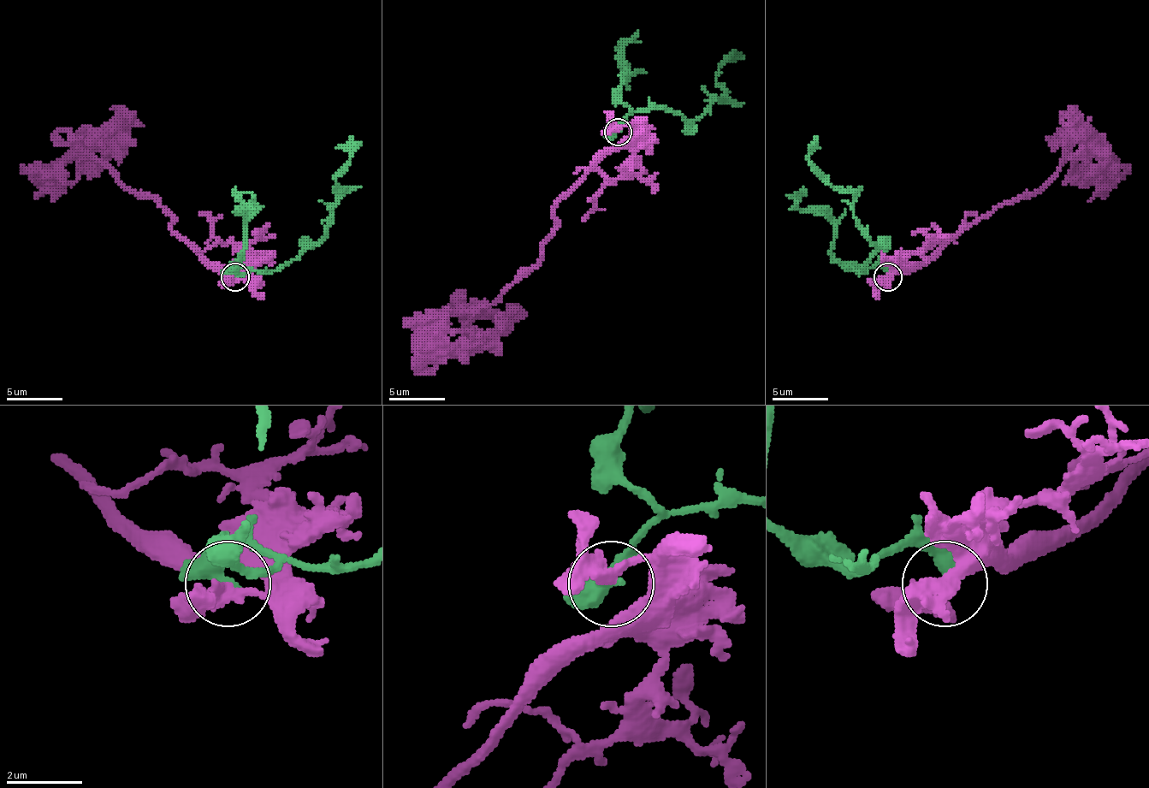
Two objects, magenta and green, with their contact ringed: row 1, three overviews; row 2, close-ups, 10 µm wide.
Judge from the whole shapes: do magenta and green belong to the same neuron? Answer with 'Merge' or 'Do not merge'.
Do not merge

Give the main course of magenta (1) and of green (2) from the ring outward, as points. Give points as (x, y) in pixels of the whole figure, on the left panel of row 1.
1: (235, 276), (246, 276), (204, 262), (151, 198), (138, 198), (82, 145), (85, 133), (43, 175), (65, 184)
2: (235, 276), (244, 265), (280, 270), (313, 245), (341, 192), (333, 186), (352, 137)

